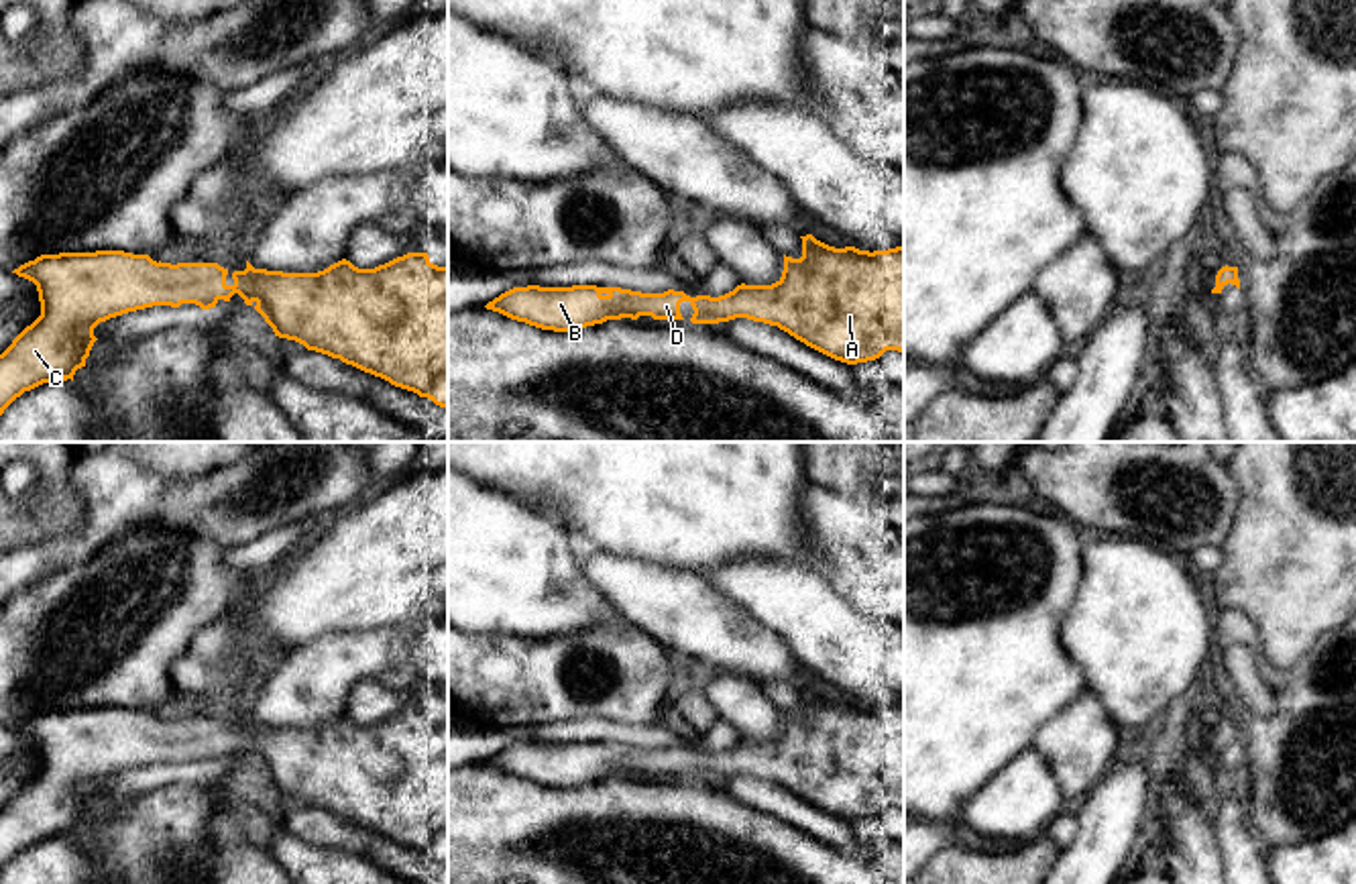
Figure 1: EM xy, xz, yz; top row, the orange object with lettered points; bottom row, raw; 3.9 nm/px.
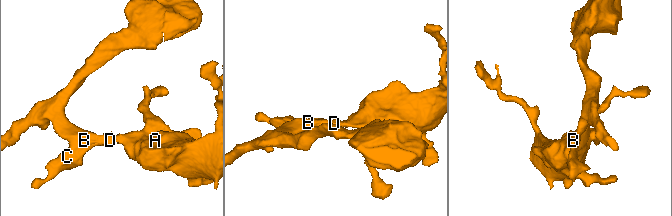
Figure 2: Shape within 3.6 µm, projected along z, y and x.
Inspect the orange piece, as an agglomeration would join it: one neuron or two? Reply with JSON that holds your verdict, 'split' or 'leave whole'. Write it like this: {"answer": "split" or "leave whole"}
{"answer": "leave whole"}

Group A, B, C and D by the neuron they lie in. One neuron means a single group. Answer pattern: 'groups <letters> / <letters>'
groups A B C D

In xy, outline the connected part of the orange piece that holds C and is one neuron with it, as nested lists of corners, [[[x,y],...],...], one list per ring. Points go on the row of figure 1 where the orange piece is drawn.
[[[124,251],[41,255],[12,273],[37,285],[41,316],[0,354],[0,416],[24,391],[73,381],[98,340],[94,328],[100,322],[153,306],[195,303],[210,310],[234,293],[265,318],[275,336],[448,407],[448,265],[434,265],[428,253],[407,253],[375,269],[342,259],[318,273],[255,269],[246,261],[244,271],[232,273],[232,285],[226,283],[228,269],[218,263],[171,265]]]

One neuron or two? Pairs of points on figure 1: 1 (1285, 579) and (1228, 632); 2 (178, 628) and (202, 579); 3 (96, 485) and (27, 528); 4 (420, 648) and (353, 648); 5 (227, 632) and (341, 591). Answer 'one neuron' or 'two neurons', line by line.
1: two neurons
2: one neuron
3: two neurons
4: two neurons
5: two neurons

